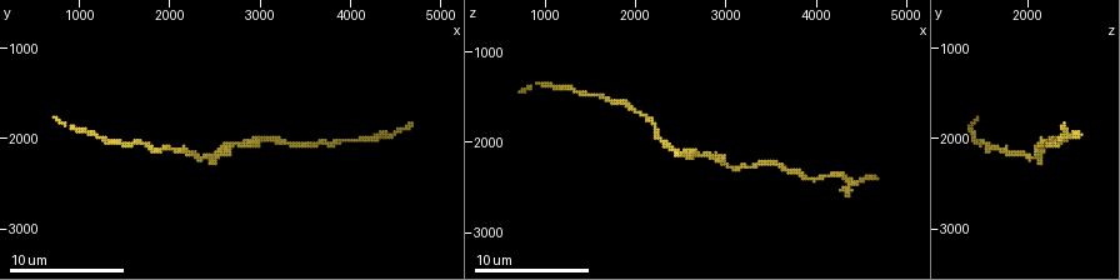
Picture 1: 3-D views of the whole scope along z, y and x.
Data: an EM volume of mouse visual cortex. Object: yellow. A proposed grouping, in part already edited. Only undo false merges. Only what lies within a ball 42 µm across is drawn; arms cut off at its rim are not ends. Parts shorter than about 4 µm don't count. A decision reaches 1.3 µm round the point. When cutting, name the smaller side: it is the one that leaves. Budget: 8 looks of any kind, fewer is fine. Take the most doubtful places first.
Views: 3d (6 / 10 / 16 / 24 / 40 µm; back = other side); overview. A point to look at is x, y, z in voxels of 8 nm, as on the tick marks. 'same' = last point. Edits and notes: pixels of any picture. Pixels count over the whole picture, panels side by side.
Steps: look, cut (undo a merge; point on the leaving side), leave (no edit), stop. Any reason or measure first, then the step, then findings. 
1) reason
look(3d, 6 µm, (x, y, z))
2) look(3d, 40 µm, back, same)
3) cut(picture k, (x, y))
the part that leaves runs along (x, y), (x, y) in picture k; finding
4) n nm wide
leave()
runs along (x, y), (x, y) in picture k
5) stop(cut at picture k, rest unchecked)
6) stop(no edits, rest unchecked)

side arm on a straight run
look(3d, 16 µm, (2600, 2150, 2150))

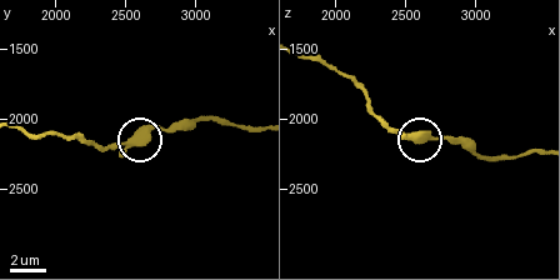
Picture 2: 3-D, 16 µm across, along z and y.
leave()
continuous, no second cell

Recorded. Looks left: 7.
narrows sharply
look(3d, 10 µm, (2050, 2150, 1650))

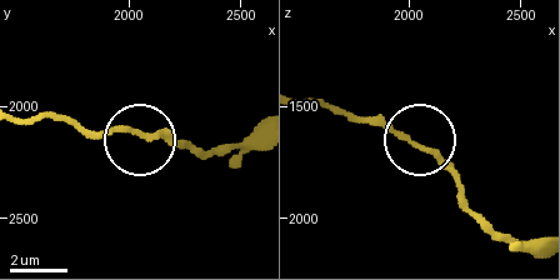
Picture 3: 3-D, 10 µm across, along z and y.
look(3d, 10 µm, back, (2020, 2120, 1670))

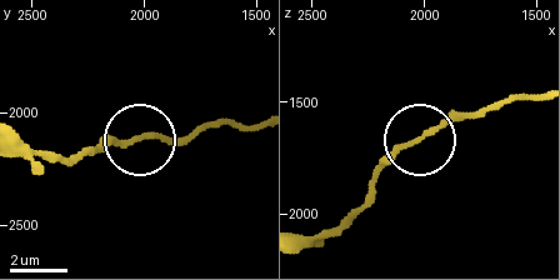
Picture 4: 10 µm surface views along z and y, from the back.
leave()
runs along (303, 240), (339, 225), (396, 154), (480, 113) in picture 4; continuous, no second cell

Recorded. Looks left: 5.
thick turns thin
look(3d, 16 µm, (3050, 1950, 2300))

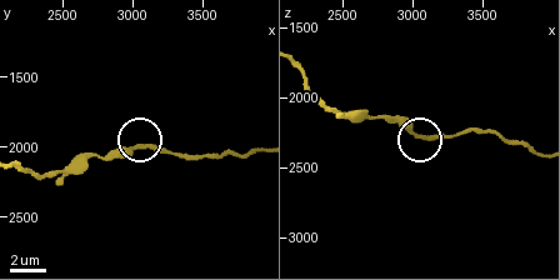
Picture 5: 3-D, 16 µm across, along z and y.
leave()
runs along (354, 114), (398, 119), (424, 136), (476, 131) in picture 5; one cell here

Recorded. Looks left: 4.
look(3d, 10 µm, (3900, 2050, 2350))

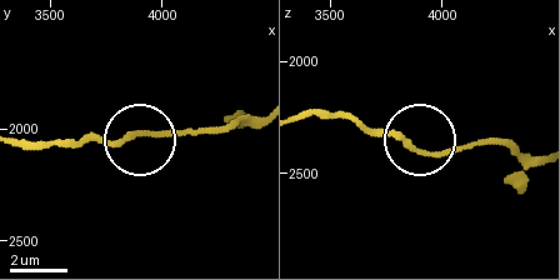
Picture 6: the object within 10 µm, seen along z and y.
leave()
one cell here

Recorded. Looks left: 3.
stop(no edits, rest unchecked)

